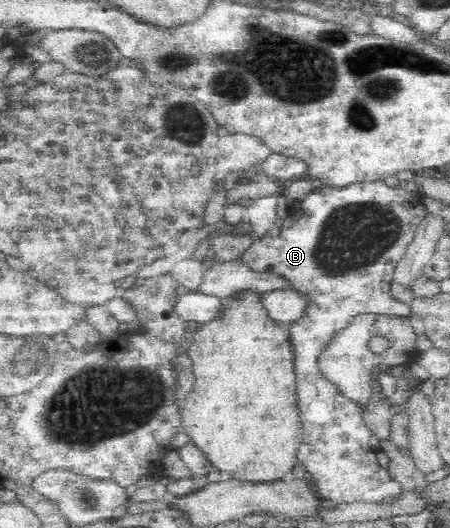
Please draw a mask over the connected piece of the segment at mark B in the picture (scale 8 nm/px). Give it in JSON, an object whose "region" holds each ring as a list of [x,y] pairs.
{"region":[[[383,180],[358,181],[342,188],[336,188],[335,186],[323,184],[320,188],[313,189],[311,193],[306,195],[302,201],[292,202],[290,214],[279,224],[280,234],[278,236],[271,237],[265,234],[262,238],[255,240],[250,245],[250,248],[241,255],[243,262],[247,263],[247,265],[249,265],[250,268],[253,268],[253,270],[257,270],[259,272],[273,271],[277,272],[277,274],[283,274],[285,278],[291,280],[291,284],[293,284],[293,287],[291,288],[293,288],[293,290],[297,290],[297,292],[302,294],[302,296],[307,300],[307,311],[305,312],[305,315],[301,317],[301,319],[295,321],[295,324],[291,325],[291,328],[289,329],[291,346],[293,346],[295,352],[294,370],[295,373],[297,373],[297,375],[295,375],[296,390],[298,393],[299,420],[302,424],[303,433],[303,441],[299,445],[296,459],[297,464],[311,474],[312,482],[317,486],[317,489],[322,496],[322,500],[334,501],[336,504],[375,503],[389,505],[389,503],[395,503],[395,501],[401,500],[402,494],[404,493],[401,485],[391,476],[388,468],[382,467],[379,463],[377,463],[377,454],[381,451],[381,441],[377,440],[373,436],[373,433],[371,433],[371,431],[367,428],[367,425],[364,423],[362,417],[363,407],[357,405],[353,400],[345,397],[341,392],[339,392],[335,384],[331,384],[329,380],[325,379],[321,370],[317,367],[316,360],[319,352],[324,348],[327,340],[332,336],[332,333],[341,329],[343,326],[346,326],[350,319],[358,313],[378,313],[399,317],[409,317],[411,315],[410,309],[406,305],[397,303],[394,299],[392,299],[392,297],[390,297],[390,291],[388,290],[388,283],[392,280],[395,264],[401,259],[401,257],[403,257],[408,245],[411,243],[413,229],[417,229],[418,227],[415,225],[415,209],[413,209],[413,205],[407,205],[405,201],[403,201],[403,205],[401,205],[403,215],[401,215],[401,219],[397,217],[397,221],[395,221],[395,199],[397,199],[395,188],[401,187],[389,187],[383,183]]]}

